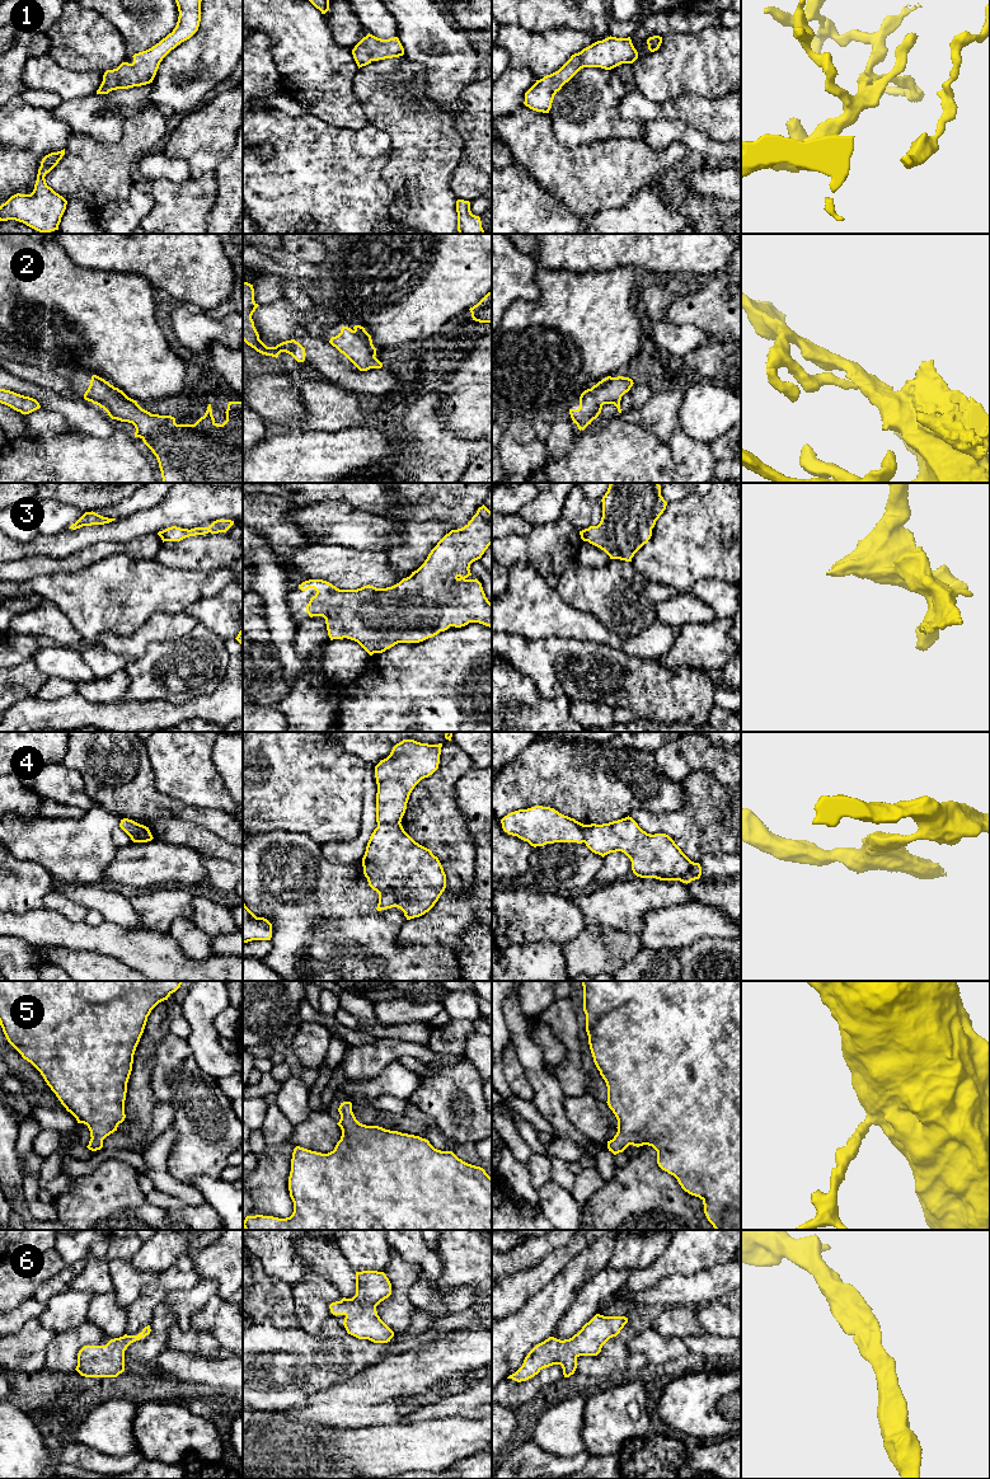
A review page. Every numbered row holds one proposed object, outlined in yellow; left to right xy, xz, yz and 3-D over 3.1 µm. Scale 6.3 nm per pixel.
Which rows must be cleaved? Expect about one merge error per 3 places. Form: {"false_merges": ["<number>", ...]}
{"false_merges": ["4"]}

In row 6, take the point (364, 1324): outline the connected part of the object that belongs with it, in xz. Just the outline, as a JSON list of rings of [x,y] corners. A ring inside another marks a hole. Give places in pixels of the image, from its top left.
[[[356,1272],[356,1295],[329,1305],[333,1315],[344,1315],[348,1334],[374,1343],[388,1343],[394,1332],[380,1319],[376,1306],[391,1295],[391,1283],[384,1272]]]

